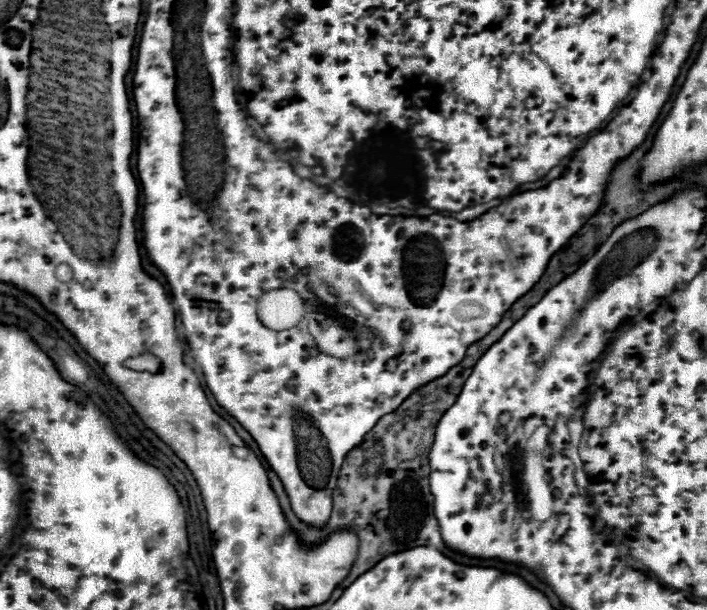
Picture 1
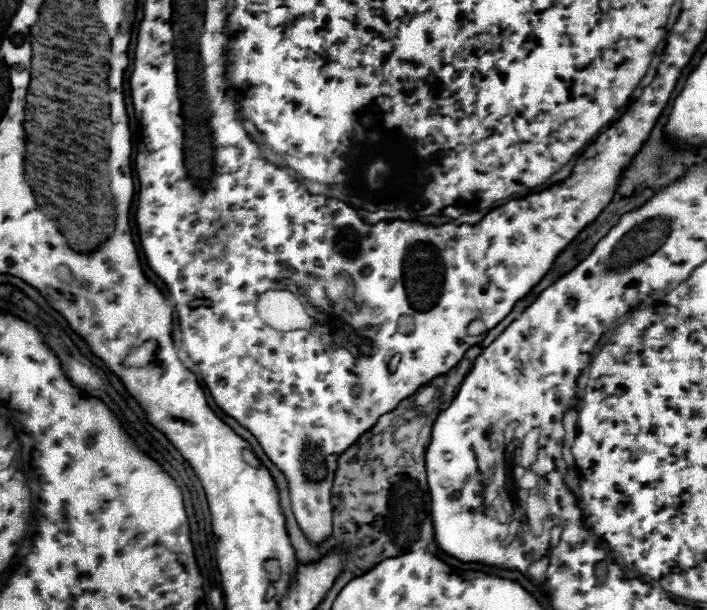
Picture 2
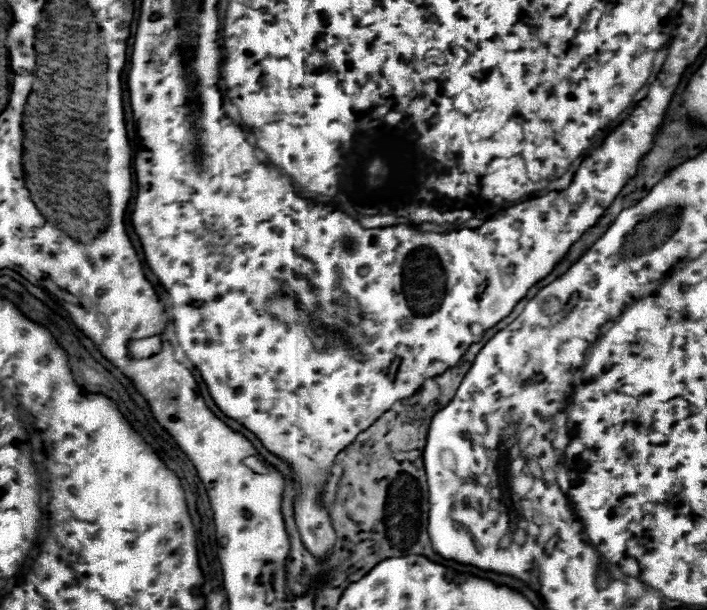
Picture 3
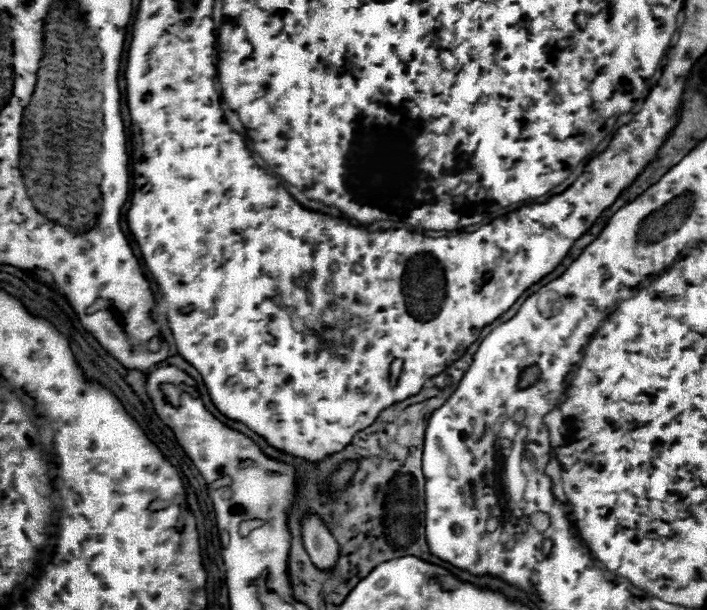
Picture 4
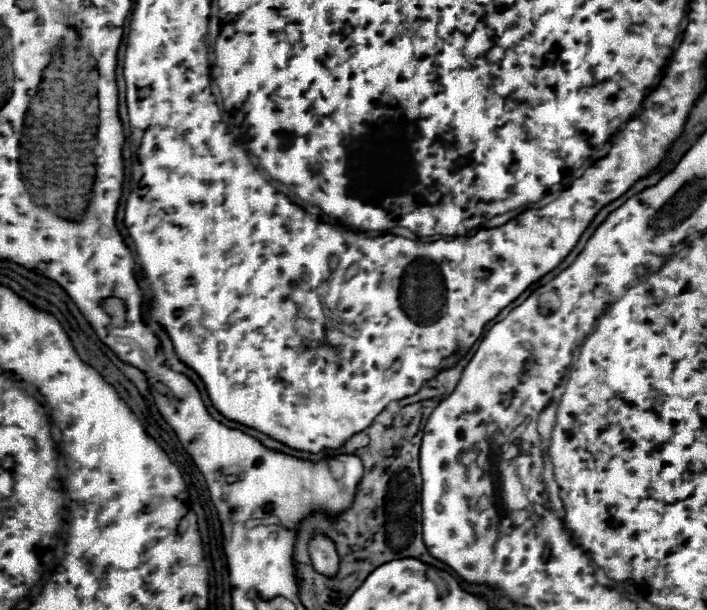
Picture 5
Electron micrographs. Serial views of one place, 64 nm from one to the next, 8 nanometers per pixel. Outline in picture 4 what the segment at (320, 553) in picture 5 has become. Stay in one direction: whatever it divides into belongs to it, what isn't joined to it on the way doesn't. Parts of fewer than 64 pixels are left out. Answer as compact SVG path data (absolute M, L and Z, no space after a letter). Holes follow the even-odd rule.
M310 516L304 522L304 548L310 554L310 560L320 570L332 570L338 560L338 544L330 536L326 524L318 516Z

